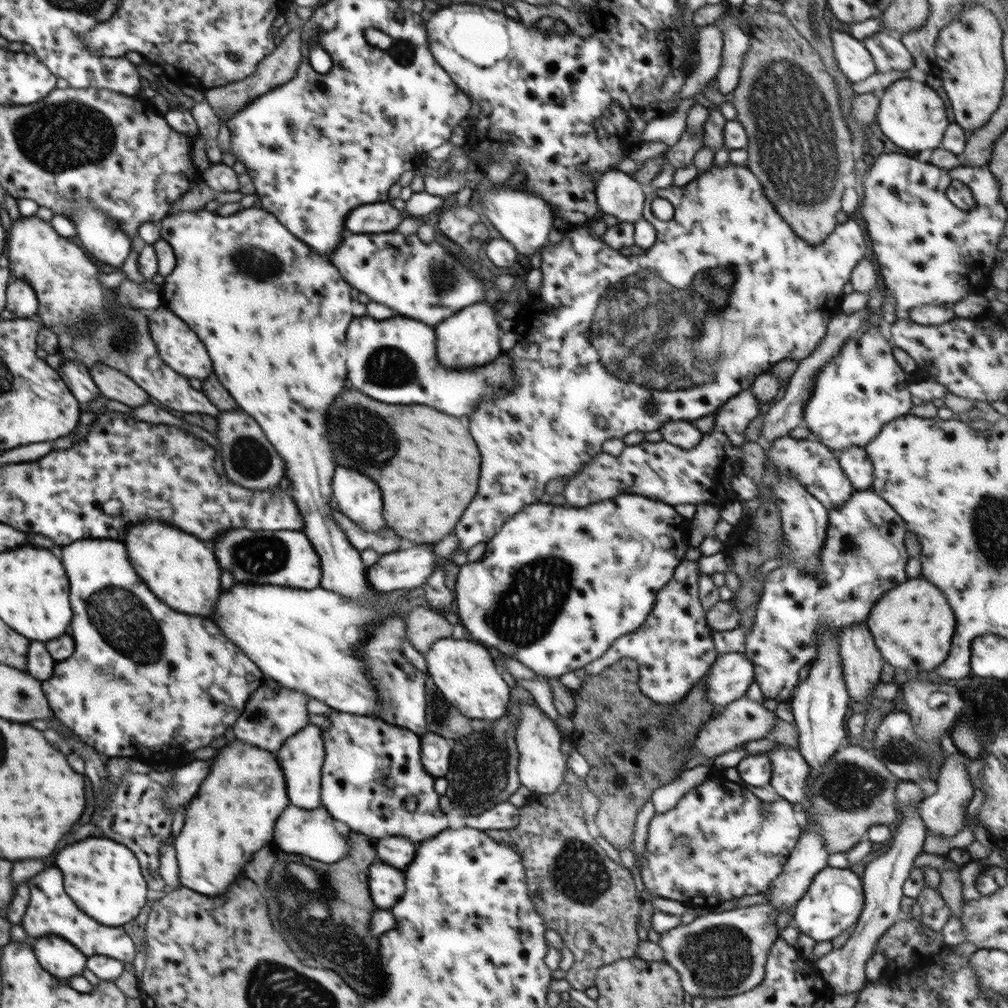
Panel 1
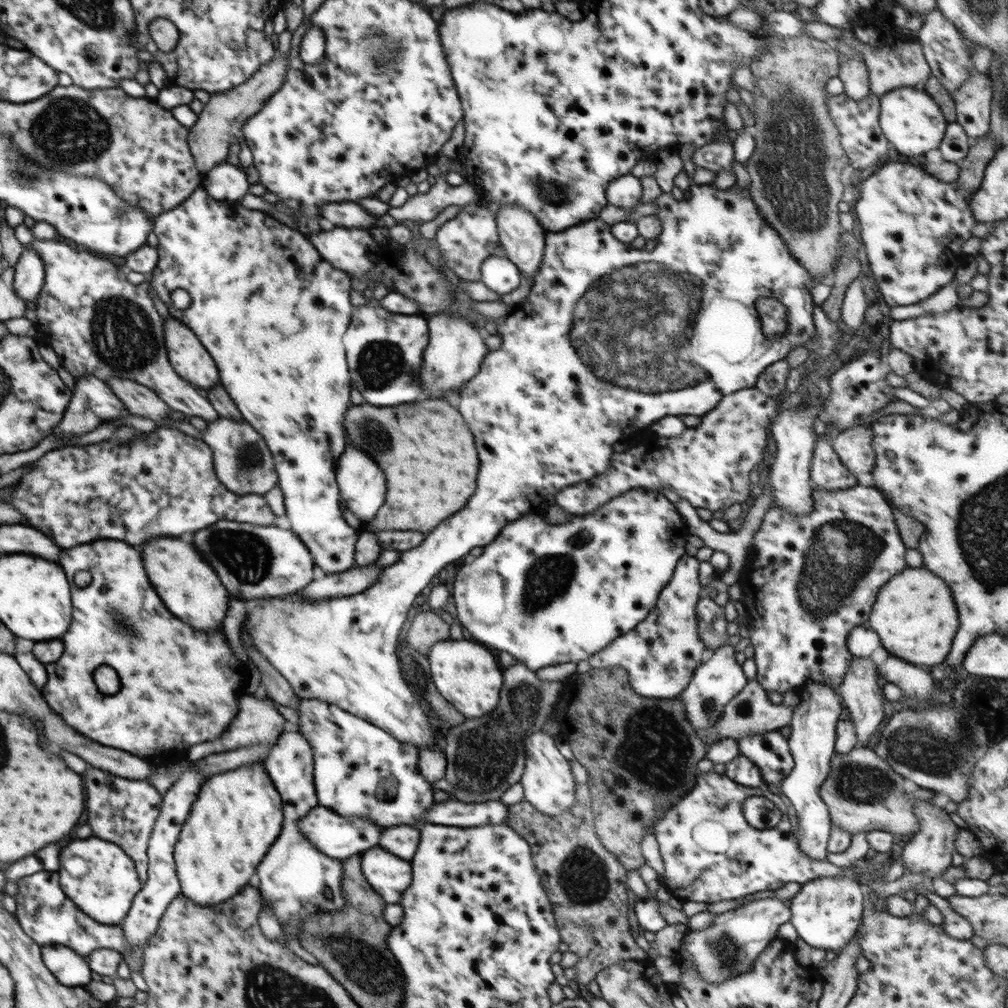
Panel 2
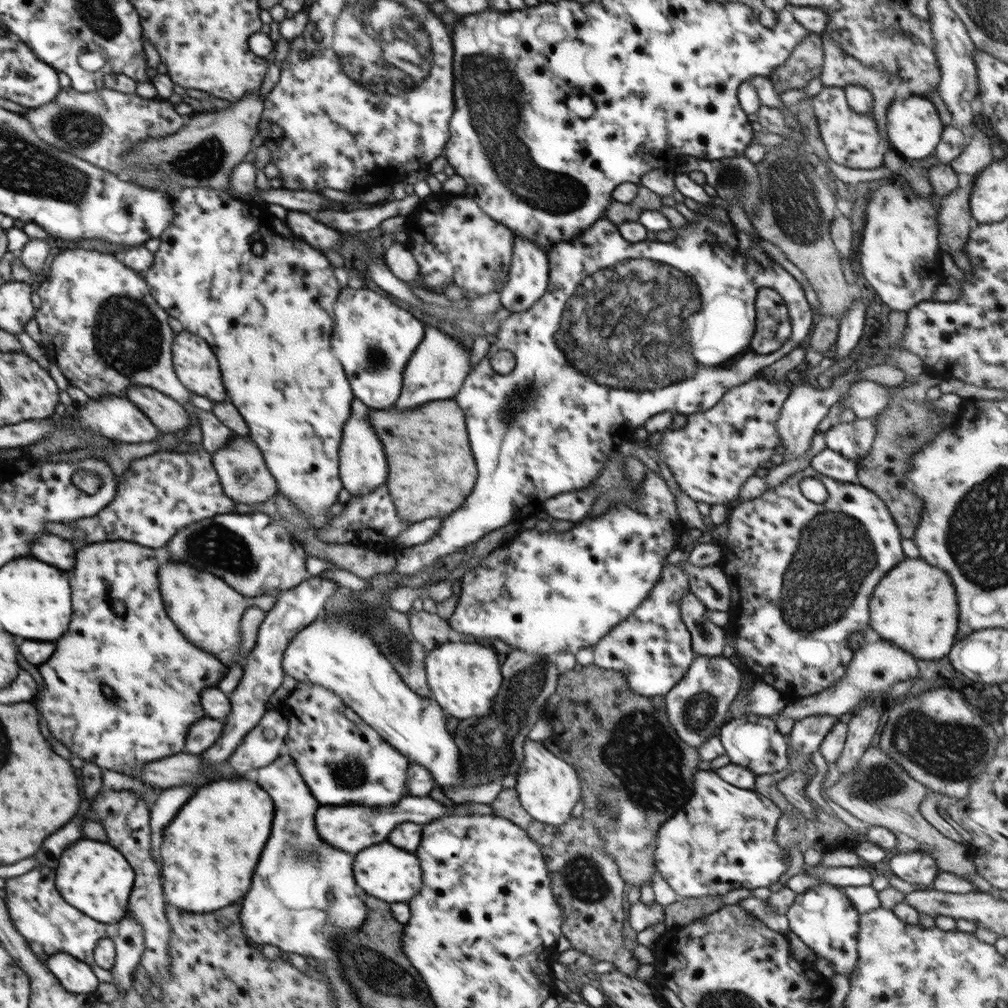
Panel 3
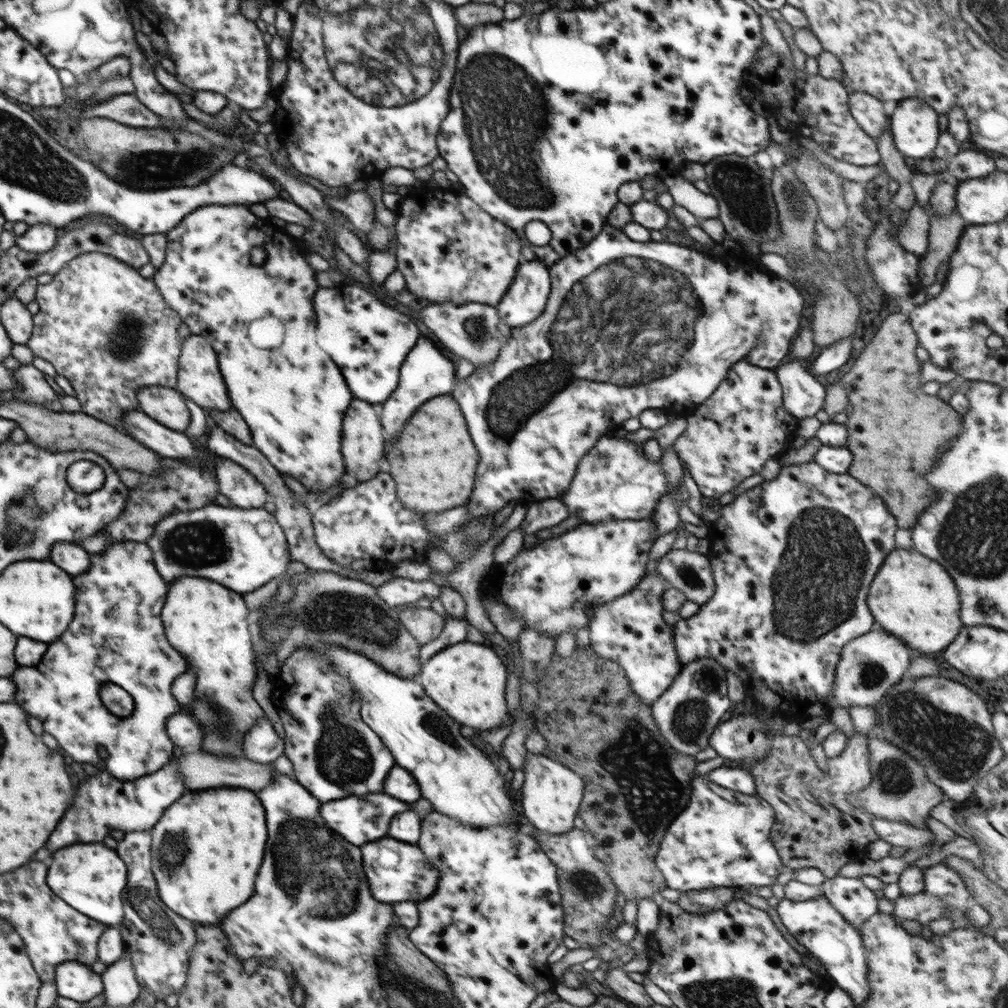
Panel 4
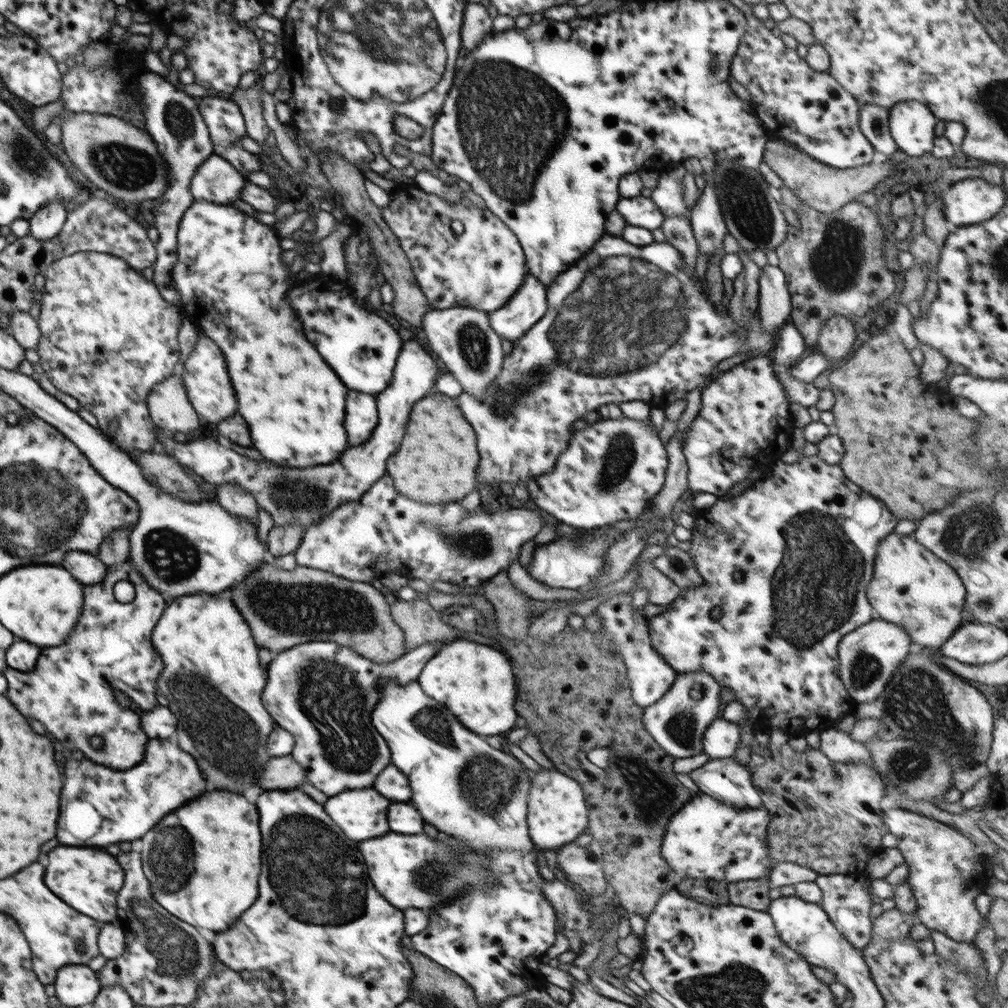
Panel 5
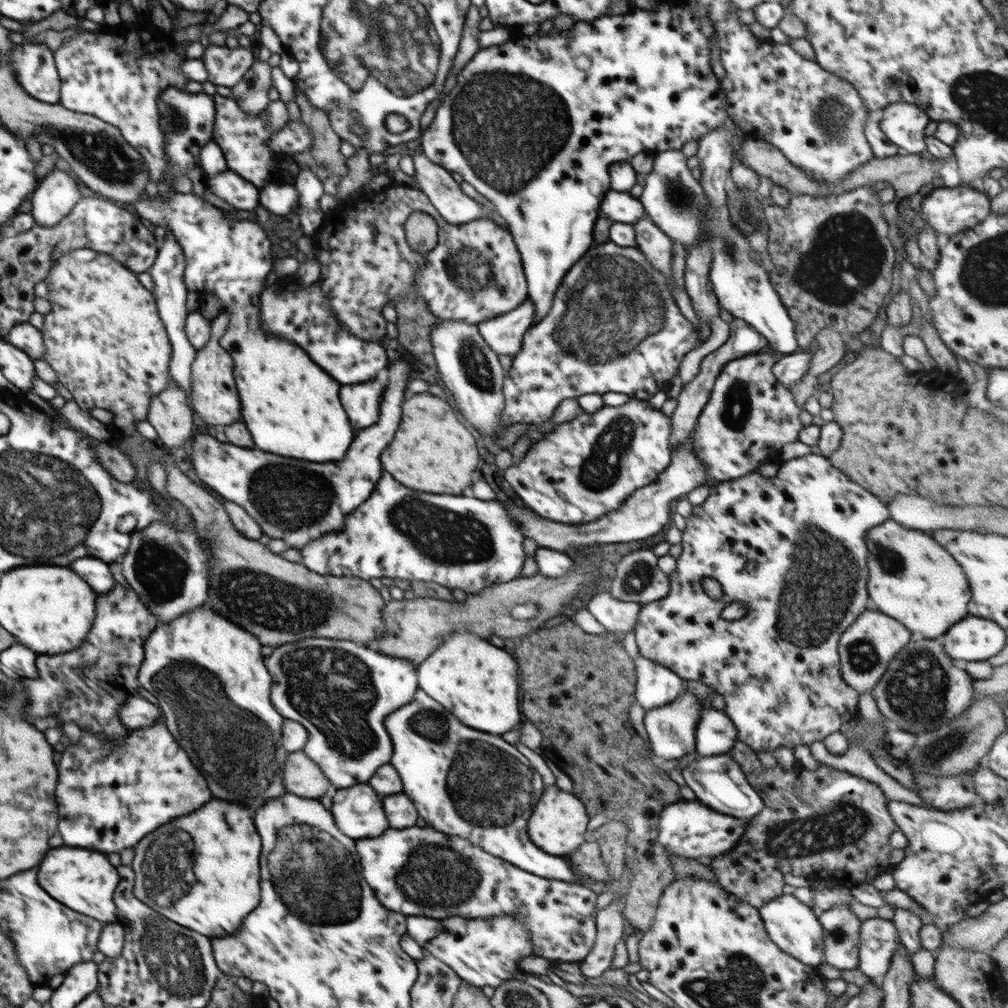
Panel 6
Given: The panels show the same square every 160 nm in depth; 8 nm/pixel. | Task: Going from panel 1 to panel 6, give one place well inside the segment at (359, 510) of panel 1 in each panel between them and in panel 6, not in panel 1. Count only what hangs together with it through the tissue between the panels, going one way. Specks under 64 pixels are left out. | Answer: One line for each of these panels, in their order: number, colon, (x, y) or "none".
2: (362, 486)
3: (362, 467)
4: (362, 445)
5: (361, 416)
6: (361, 401)

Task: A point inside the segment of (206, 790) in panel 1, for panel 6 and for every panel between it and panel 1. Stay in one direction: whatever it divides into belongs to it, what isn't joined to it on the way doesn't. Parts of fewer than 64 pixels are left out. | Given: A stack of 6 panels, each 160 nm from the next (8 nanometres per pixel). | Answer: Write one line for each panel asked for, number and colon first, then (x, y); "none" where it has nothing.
2: (237, 816)
3: (210, 849)
4: (209, 878)
5: (186, 854)
6: (189, 855)

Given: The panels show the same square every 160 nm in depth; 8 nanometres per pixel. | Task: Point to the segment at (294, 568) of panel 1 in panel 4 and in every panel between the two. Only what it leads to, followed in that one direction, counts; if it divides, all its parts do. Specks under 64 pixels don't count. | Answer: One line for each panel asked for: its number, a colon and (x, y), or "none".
2: (253, 561)
3: (255, 554)
4: (241, 549)

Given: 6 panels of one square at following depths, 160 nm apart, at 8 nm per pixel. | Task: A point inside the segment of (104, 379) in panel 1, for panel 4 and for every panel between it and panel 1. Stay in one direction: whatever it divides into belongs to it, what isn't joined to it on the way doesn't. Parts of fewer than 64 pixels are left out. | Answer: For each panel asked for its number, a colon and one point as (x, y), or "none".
2: (138, 399)
3: (167, 415)
4: (165, 405)

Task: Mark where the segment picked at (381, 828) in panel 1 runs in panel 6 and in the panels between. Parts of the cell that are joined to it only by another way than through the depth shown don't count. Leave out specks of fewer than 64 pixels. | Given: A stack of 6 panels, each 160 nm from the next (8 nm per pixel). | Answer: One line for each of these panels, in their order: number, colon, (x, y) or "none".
2: (360, 770)
3: (343, 760)
4: (334, 754)
5: (322, 693)
6: (341, 692)

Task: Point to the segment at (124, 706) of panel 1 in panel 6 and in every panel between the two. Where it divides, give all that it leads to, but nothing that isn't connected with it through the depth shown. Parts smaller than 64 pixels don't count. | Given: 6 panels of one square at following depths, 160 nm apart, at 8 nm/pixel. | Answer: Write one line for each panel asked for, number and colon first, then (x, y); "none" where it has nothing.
2: (168, 670)
3: (157, 675)
4: (117, 635)
5: (71, 692)
6: (87, 686)

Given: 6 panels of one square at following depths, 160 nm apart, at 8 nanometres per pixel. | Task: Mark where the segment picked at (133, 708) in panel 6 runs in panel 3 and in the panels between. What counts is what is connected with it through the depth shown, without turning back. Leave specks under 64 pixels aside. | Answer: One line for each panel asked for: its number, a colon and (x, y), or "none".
3: (204, 734)
4: (186, 732)
5: (160, 722)

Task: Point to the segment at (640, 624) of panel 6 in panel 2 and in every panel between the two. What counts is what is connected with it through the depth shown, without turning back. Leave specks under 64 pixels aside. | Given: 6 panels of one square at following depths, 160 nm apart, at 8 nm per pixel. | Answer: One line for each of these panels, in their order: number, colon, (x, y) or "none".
2: (810, 580)
3: (801, 573)
4: (810, 534)
5: (828, 529)

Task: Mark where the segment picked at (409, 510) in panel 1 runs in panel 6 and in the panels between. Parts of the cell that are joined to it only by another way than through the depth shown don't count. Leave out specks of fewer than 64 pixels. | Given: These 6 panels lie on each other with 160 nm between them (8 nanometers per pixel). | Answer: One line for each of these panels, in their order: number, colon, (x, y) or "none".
2: (425, 449)
3: (432, 470)
4: (433, 461)
5: (437, 462)
6: (434, 452)

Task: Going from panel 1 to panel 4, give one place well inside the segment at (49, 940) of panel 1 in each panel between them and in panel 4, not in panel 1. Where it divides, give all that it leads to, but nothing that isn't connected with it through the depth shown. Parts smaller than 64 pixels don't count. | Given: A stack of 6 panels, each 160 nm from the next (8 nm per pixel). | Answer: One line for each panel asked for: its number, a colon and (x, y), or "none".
2: (70, 969)
3: (76, 977)
4: (76, 981)

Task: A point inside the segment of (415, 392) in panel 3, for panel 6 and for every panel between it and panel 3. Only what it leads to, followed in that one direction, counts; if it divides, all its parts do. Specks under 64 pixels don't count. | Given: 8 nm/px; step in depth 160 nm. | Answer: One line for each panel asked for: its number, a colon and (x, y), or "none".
4: (426, 373)
5: (305, 496)
6: (297, 501)

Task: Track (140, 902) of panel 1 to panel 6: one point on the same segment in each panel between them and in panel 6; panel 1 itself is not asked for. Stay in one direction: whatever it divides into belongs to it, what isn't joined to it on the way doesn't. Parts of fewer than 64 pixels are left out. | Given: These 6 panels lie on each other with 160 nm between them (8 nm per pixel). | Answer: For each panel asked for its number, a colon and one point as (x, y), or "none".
2: (97, 875)
3: (94, 877)
4: (90, 877)
5: (87, 879)
6: (85, 881)

